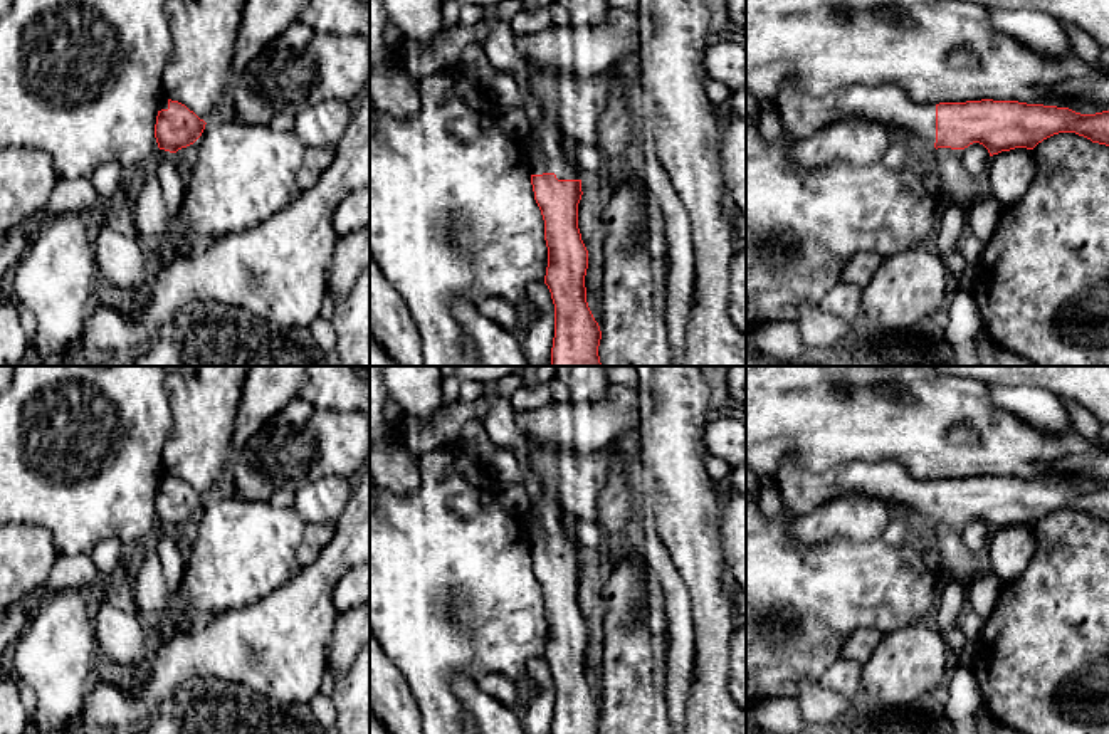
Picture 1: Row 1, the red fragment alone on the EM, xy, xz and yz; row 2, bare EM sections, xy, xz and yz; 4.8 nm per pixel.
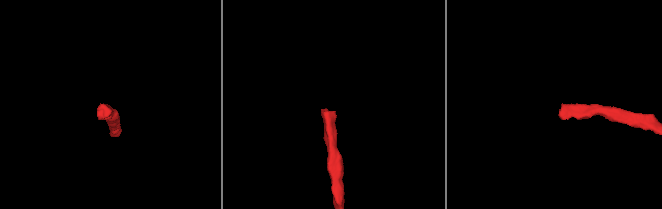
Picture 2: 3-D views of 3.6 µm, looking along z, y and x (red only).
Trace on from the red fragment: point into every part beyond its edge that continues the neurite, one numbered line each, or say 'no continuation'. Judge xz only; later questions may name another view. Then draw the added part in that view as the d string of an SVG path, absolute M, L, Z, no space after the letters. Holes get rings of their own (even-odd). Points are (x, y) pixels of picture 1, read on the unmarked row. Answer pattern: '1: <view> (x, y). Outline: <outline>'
1: xz (548, 531). Outline: M543 485L539 502L528 514L533 519L528 531L531 551L554 549L558 556L581 556L575 539L566 531L568 514L549 487Z

